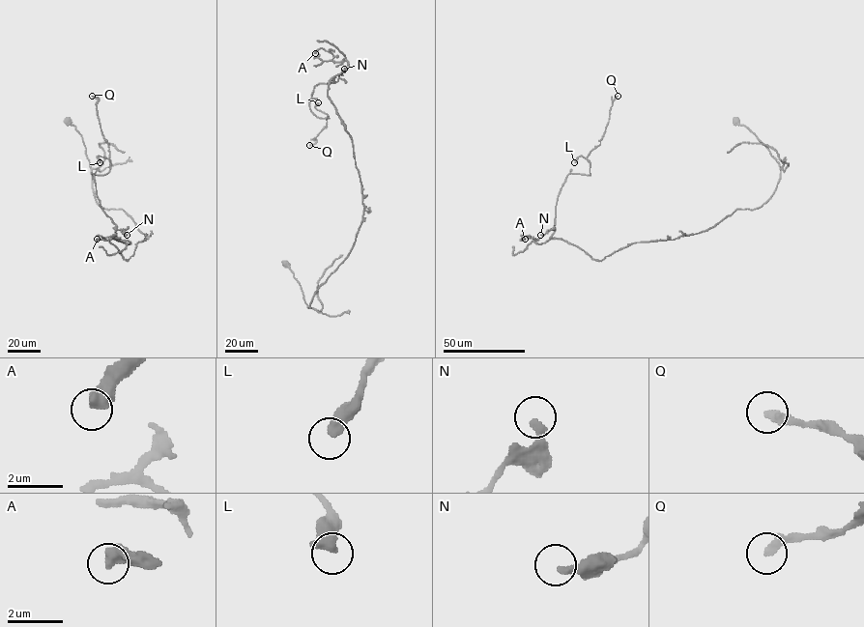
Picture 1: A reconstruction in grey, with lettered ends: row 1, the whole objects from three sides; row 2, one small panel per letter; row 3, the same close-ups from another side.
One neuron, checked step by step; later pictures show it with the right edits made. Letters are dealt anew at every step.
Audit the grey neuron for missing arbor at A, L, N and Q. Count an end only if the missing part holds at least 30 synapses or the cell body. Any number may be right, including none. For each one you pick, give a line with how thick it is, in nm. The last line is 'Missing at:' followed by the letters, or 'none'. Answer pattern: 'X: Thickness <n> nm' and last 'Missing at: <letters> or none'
Missing at: none

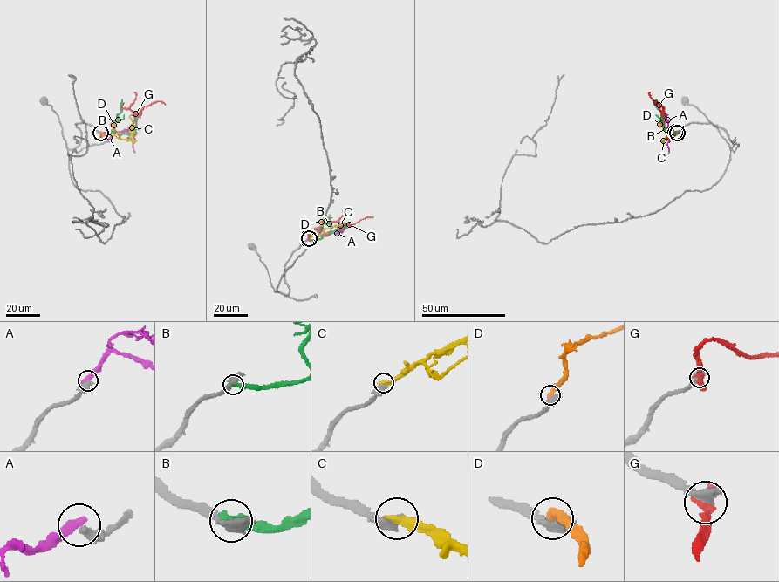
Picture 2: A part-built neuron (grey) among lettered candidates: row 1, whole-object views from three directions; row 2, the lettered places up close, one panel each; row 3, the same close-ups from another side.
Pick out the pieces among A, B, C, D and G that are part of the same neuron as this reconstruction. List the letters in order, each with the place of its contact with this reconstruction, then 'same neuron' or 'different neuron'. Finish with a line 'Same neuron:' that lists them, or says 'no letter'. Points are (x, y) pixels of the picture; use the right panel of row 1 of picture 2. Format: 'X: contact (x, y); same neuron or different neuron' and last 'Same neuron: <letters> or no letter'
A: contact (675, 132); different neuron
B: contact (678, 132); different neuron
C: contact (675, 132); same neuron
D: contact (675, 132); different neuron
G: contact (677, 133); different neuron
Same neuron: C

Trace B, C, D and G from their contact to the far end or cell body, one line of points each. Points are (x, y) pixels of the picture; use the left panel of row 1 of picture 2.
B: (100, 133), (113, 133), (114, 122), (121, 110), (122, 99)
C: (101, 133), (129, 140), (133, 126), (129, 116), (133, 114)
D: (100, 132), (105, 136), (114, 126), (111, 122)
G: (100, 133), (101, 138), (112, 132), (133, 129), (136, 114), (143, 107), (157, 100), (165, 104)

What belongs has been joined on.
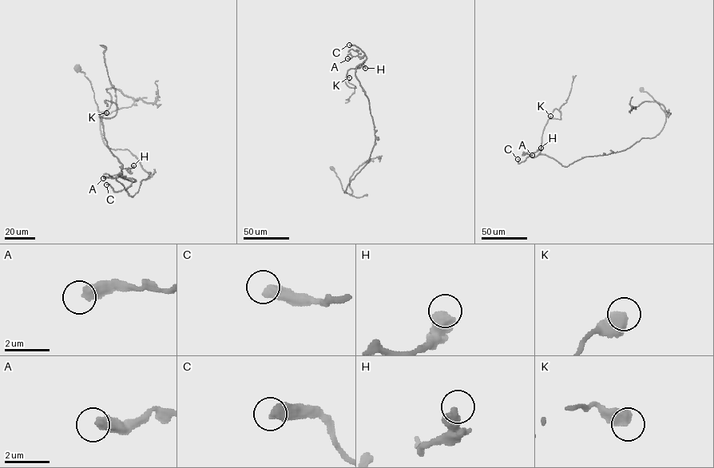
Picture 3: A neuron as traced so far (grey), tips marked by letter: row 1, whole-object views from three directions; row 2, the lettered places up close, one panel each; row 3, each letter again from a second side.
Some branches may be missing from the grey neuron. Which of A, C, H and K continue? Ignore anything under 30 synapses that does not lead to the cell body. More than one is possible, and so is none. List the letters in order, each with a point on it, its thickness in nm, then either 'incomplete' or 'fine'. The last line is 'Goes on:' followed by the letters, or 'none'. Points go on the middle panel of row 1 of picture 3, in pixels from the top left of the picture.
A: at (347, 58); 480 nm thick; fine
C: at (349, 45); 550 nm thick; incomplete
H: at (365, 68); 600 nm thick; fine
K: at (349, 77); 600 nm thick; fine
Goes on: C

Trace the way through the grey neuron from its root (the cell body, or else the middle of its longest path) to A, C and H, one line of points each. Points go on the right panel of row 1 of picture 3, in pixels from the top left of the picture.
A: (641, 89), (666, 115), (655, 136), (566, 166), (545, 155), (532, 155)
C: (641, 89), (666, 115), (655, 136), (566, 166), (542, 154), (519, 163), (517, 159)
H: (641, 89), (666, 115), (655, 136), (566, 166), (539, 154), (541, 148)

